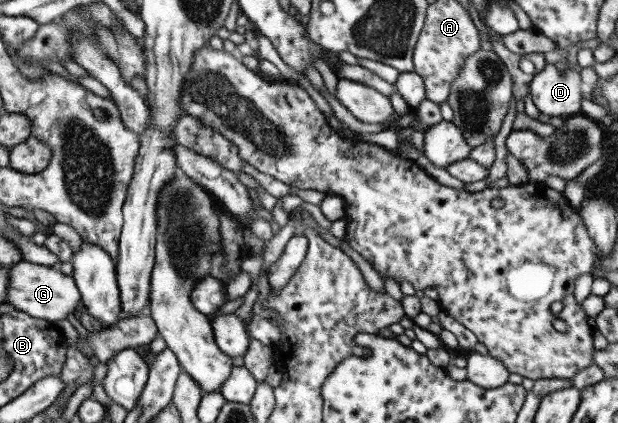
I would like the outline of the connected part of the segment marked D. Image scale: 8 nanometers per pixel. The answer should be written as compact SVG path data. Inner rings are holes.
M545 62L539 73L533 75L528 86L528 94L539 112L549 117L570 117L580 111L581 99L587 88L580 81L579 72L565 69L559 71L553 63Z

